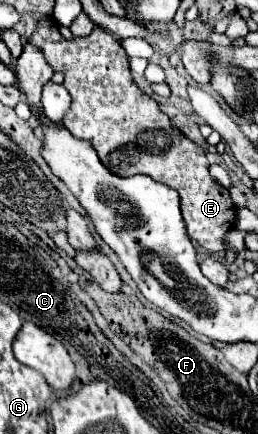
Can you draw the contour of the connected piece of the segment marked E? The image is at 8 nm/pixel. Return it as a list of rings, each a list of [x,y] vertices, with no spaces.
[[[49,18],[39,20],[37,30],[33,32],[33,36],[29,40],[43,50],[43,54],[51,66],[57,66],[65,72],[63,86],[71,94],[71,106],[63,118],[63,126],[69,132],[73,132],[77,138],[89,140],[95,146],[103,166],[107,170],[111,170],[113,174],[117,174],[117,176],[147,174],[153,180],[163,182],[163,184],[171,186],[173,190],[177,190],[181,196],[181,212],[187,222],[189,238],[195,240],[197,244],[201,244],[203,248],[207,248],[209,252],[225,252],[227,244],[223,238],[231,228],[235,228],[235,220],[237,220],[231,194],[227,188],[223,188],[209,176],[209,160],[205,158],[205,152],[201,146],[197,146],[189,138],[171,138],[173,124],[171,124],[169,116],[163,114],[159,110],[159,104],[135,84],[135,80],[129,72],[127,54],[121,48],[121,44],[113,36],[109,36],[105,30],[93,30],[87,38],[65,40],[59,34],[57,24]]]

